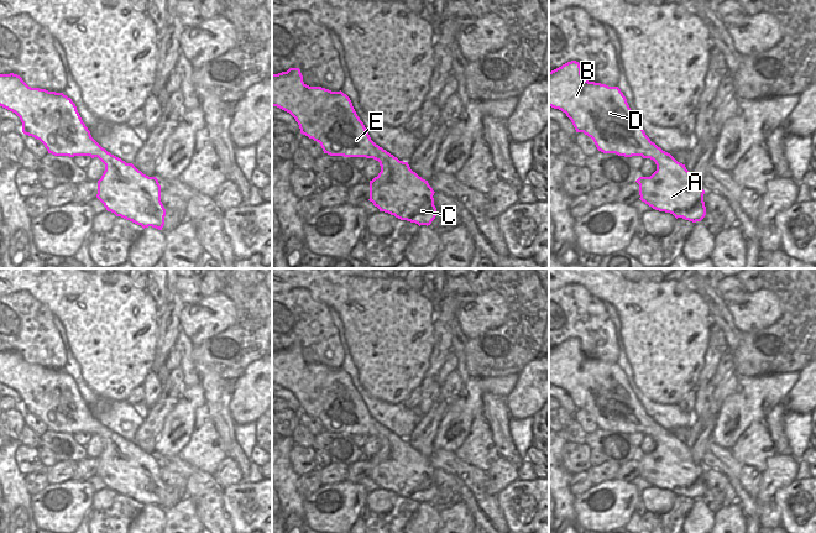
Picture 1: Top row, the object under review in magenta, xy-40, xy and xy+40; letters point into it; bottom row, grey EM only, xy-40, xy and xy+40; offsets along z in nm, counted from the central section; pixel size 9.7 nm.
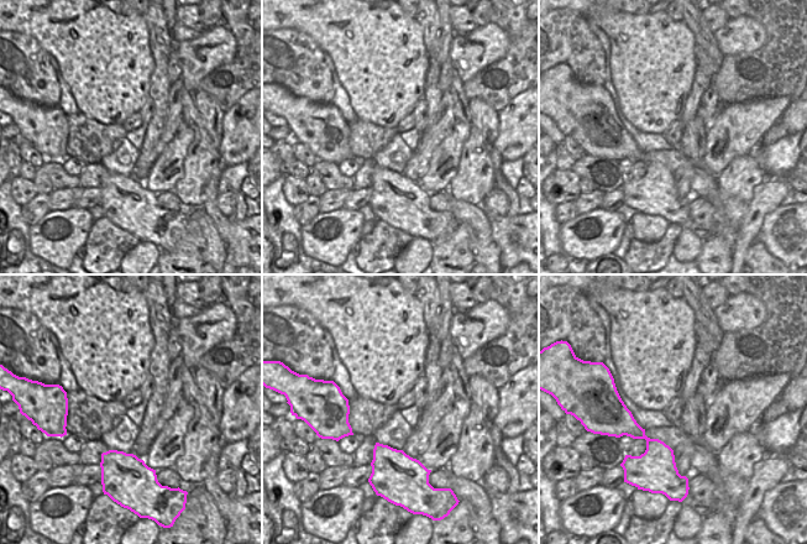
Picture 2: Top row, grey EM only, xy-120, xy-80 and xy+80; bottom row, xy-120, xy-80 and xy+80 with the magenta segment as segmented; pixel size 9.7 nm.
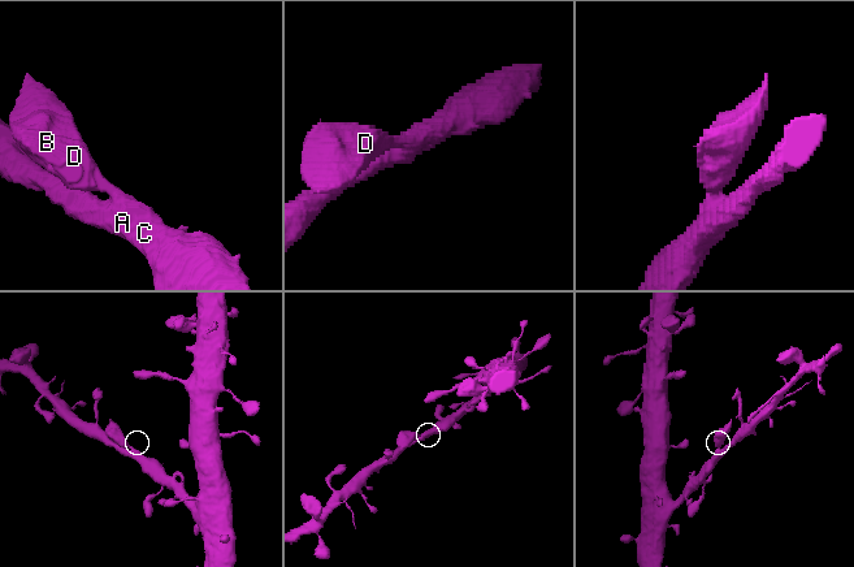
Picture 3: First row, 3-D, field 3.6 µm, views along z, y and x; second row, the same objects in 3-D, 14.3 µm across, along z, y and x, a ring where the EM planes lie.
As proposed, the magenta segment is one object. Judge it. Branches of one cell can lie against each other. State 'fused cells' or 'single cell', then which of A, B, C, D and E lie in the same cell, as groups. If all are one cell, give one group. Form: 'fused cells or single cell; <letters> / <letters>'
single cell; A B C D E

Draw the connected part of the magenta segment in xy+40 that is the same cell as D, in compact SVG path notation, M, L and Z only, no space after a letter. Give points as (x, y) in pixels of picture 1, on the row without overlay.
M571 338L549 349L549 383L565 390L576 409L591 414L598 428L624 434L642 433L655 439L657 448L650 454L639 454L635 458L642 479L655 487L670 490L676 496L696 500L705 495L705 467L694 463L685 441L650 418L618 364L586 357L581 351L580 340Z

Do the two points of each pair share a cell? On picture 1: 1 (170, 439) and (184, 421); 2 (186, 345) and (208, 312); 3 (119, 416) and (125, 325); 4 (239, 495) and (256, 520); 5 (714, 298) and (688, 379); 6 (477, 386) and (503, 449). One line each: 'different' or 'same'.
1: same
2: different
3: different
4: same
5: different
6: different

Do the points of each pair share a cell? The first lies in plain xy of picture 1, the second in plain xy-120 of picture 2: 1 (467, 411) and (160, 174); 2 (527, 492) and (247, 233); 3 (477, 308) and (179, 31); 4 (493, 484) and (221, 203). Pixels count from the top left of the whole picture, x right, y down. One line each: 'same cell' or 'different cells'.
1: same cell
2: same cell
3: different cells
4: same cell

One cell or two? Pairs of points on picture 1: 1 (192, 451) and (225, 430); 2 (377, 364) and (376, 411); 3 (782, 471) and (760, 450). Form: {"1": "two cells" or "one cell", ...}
{"1": "two cells", "2": "two cells", "3": "two cells"}

